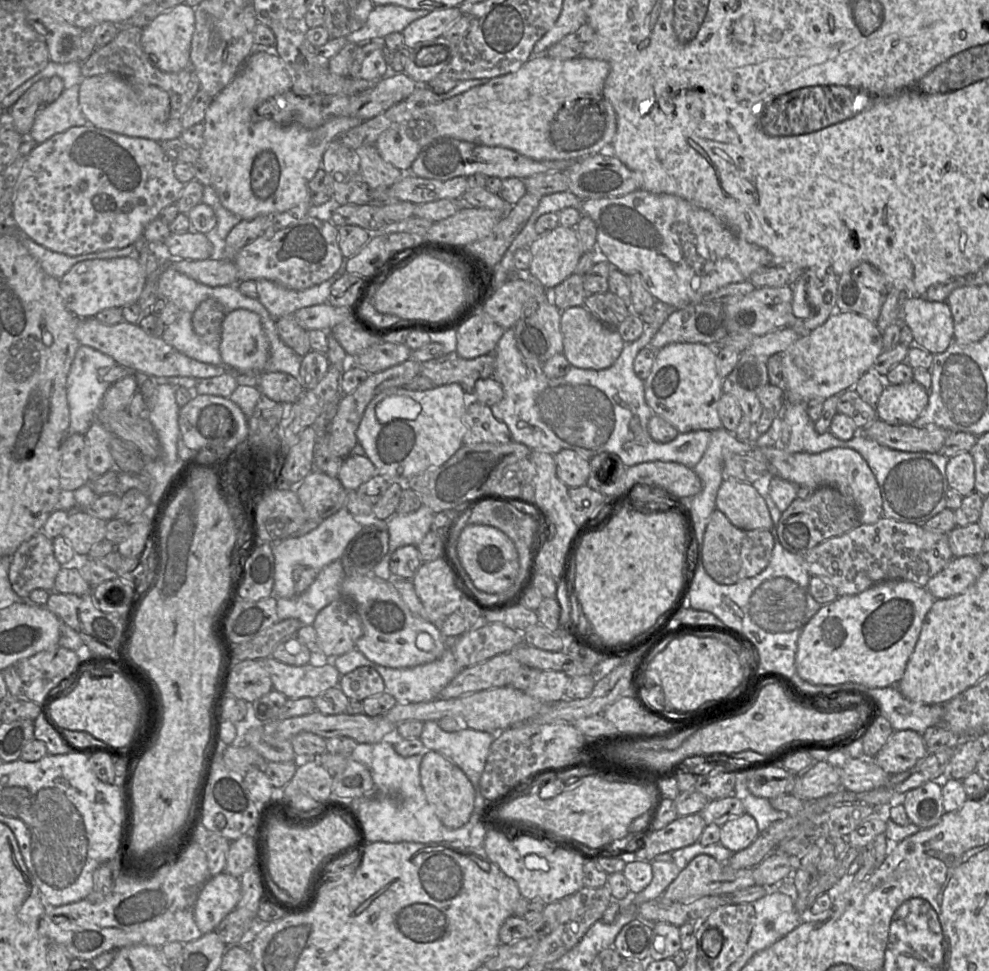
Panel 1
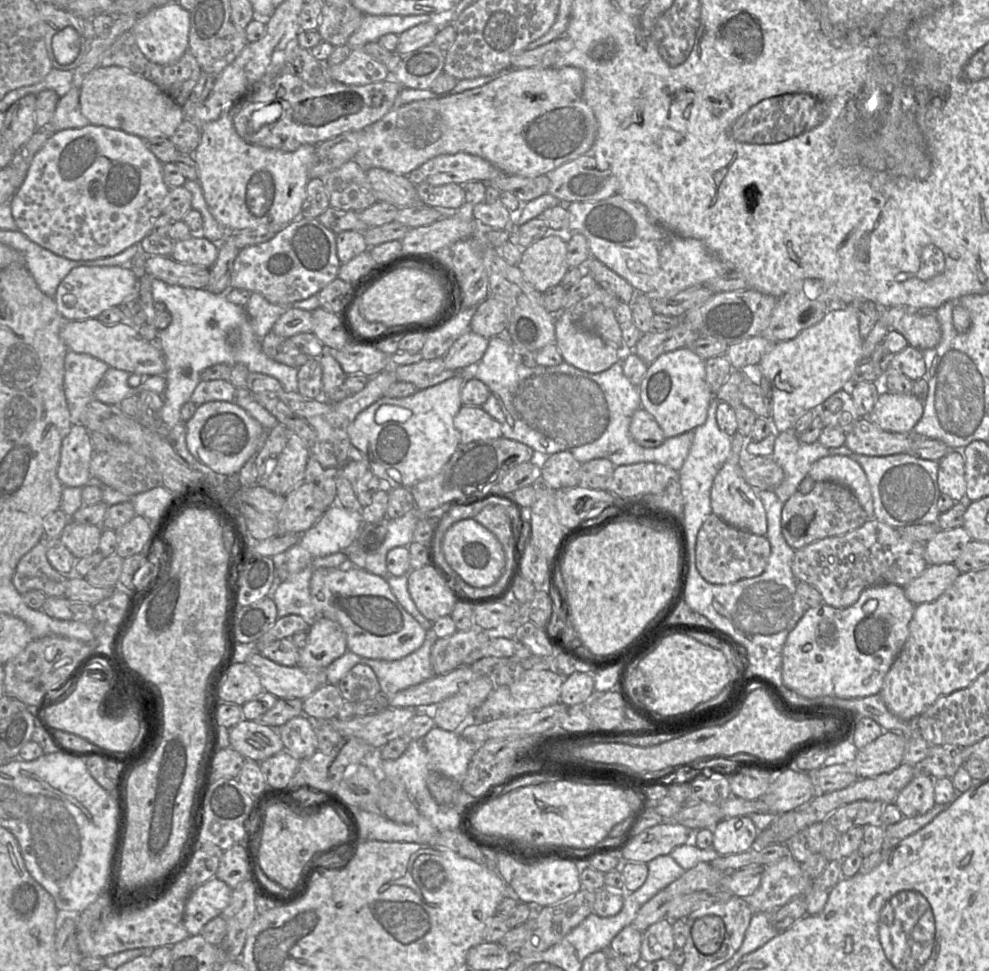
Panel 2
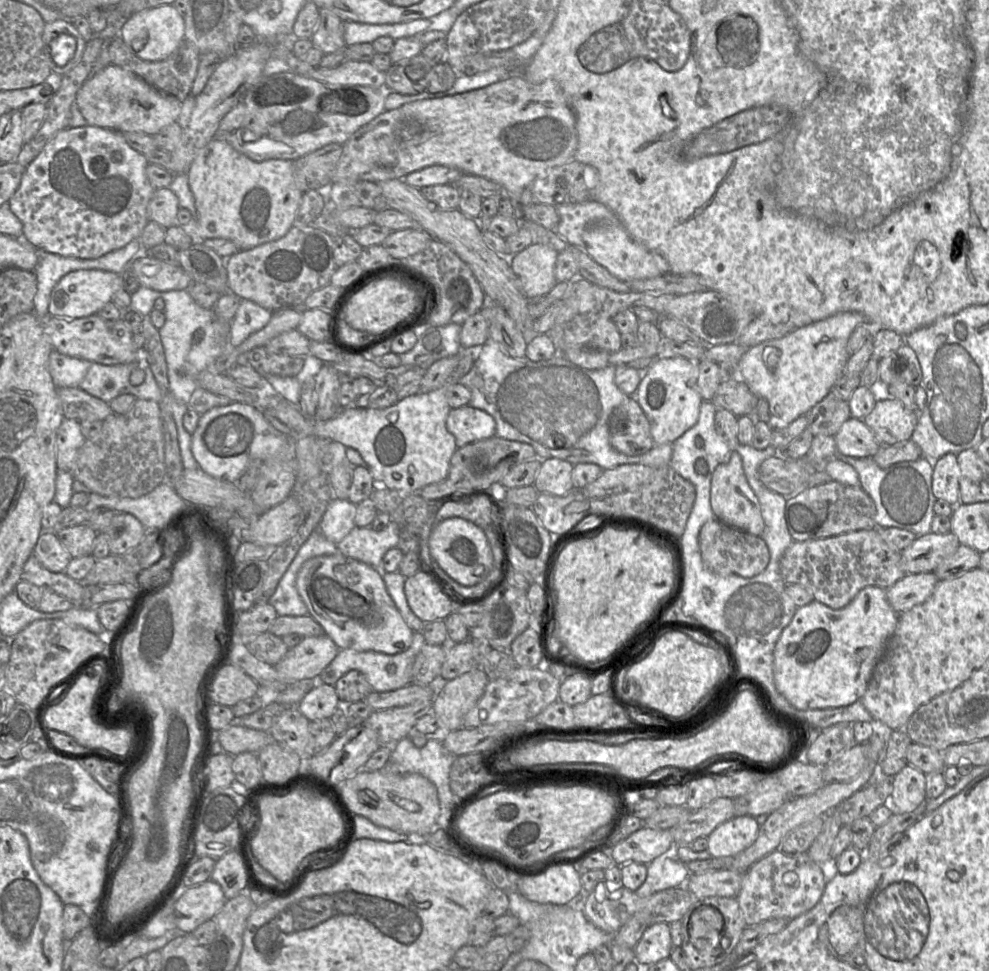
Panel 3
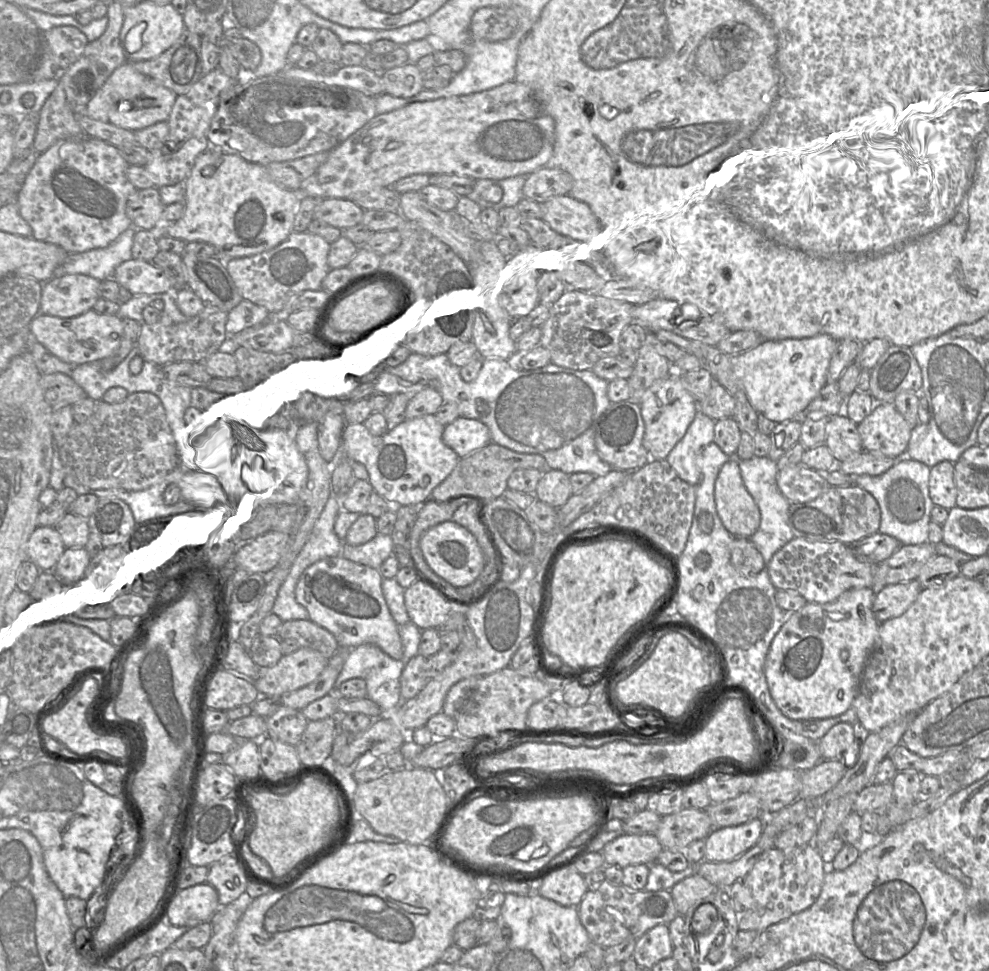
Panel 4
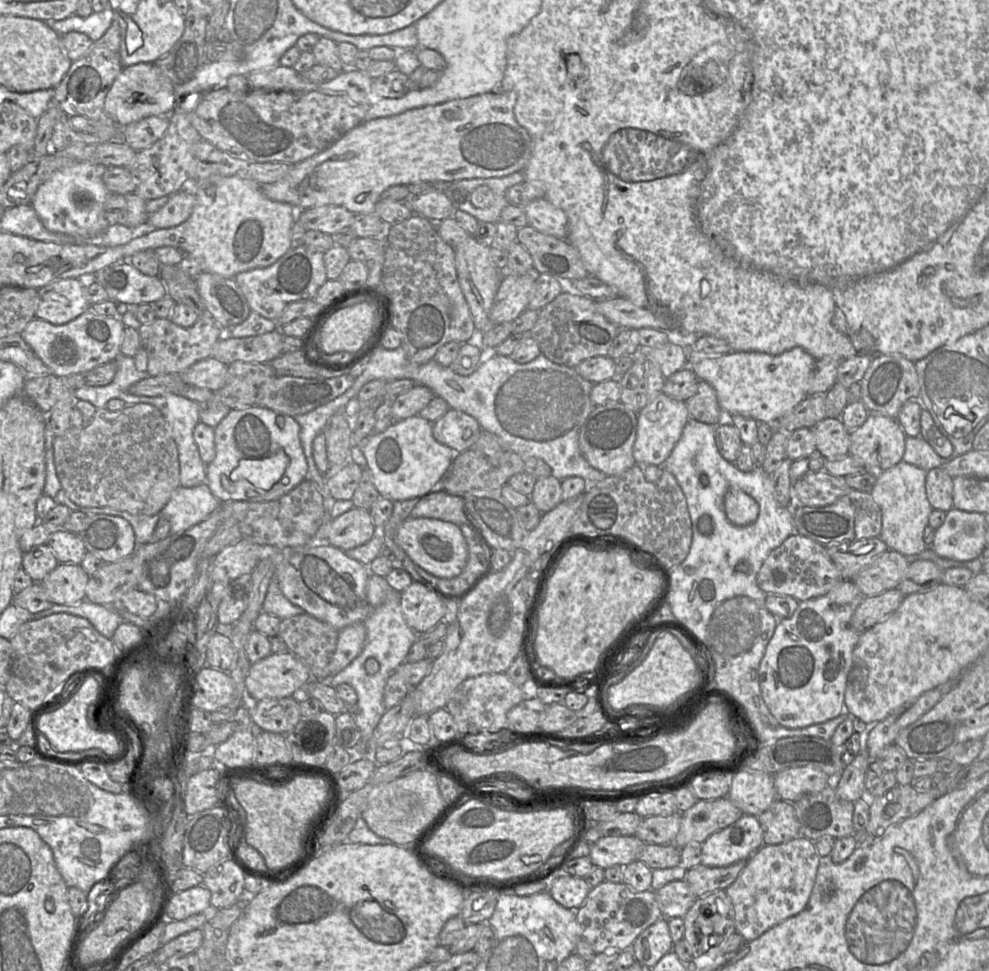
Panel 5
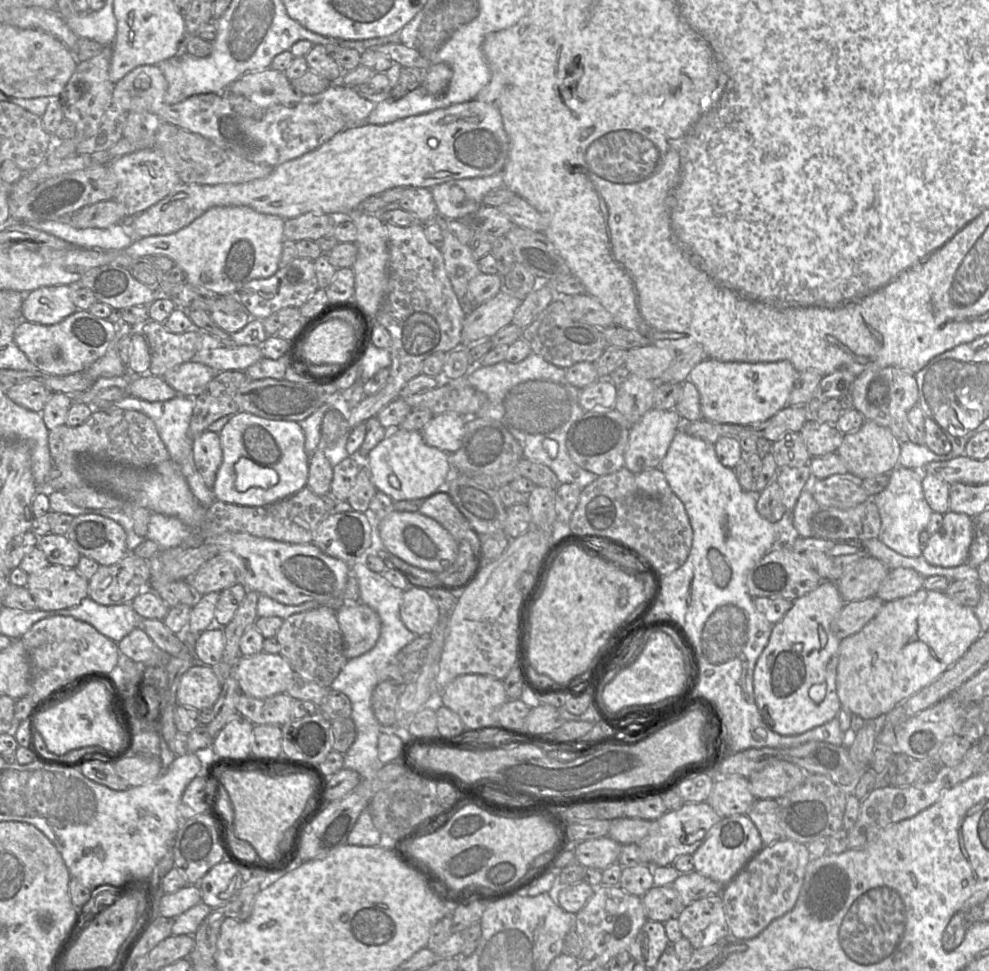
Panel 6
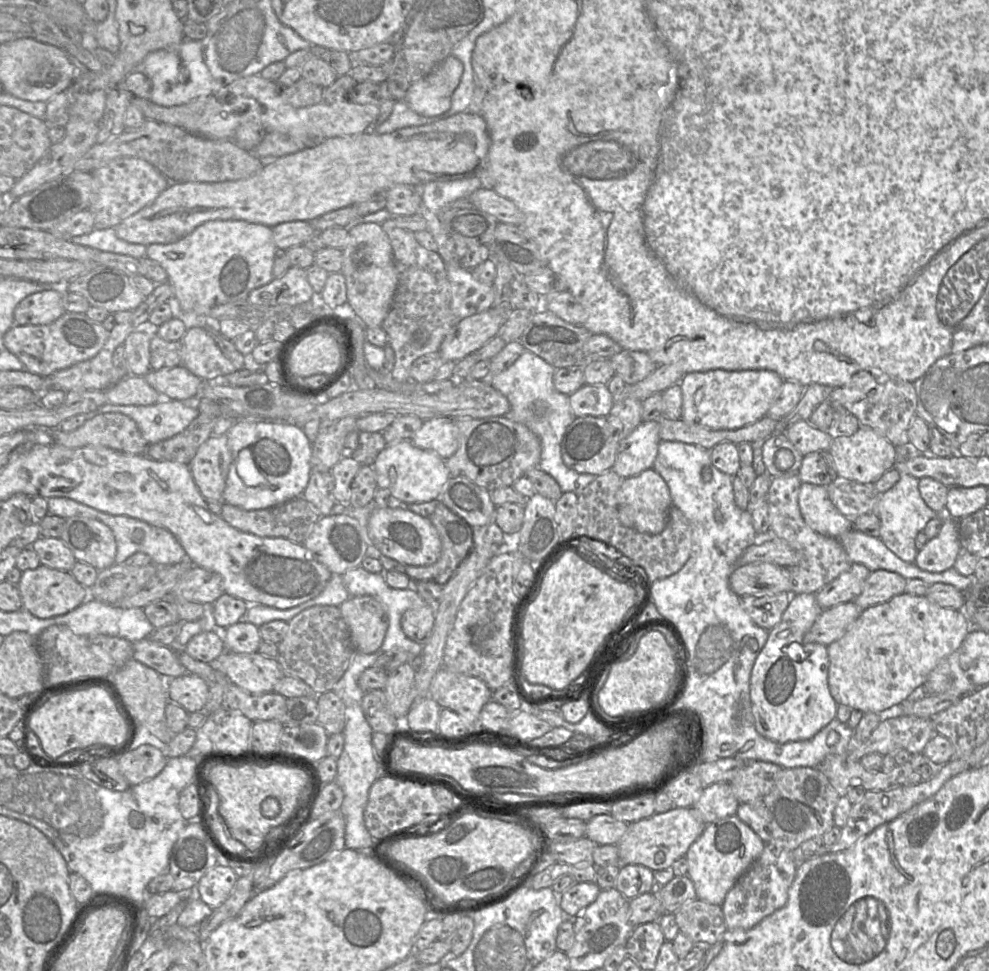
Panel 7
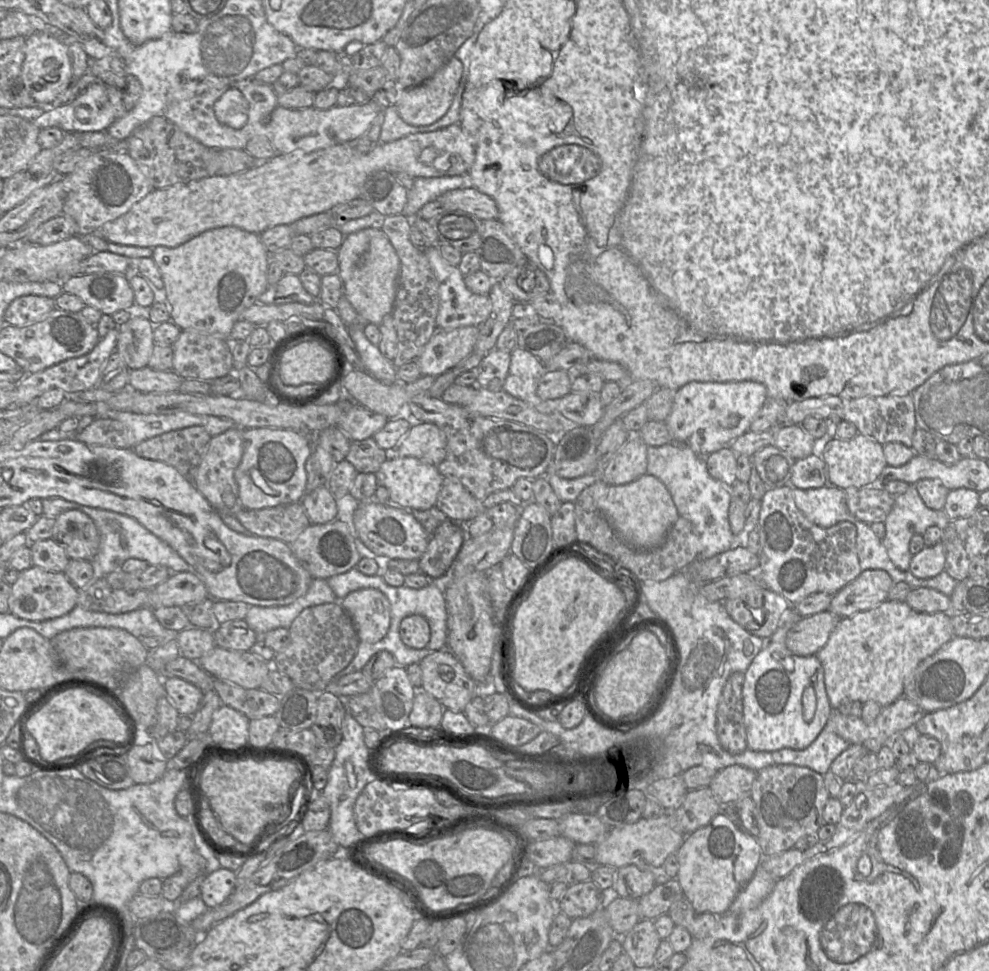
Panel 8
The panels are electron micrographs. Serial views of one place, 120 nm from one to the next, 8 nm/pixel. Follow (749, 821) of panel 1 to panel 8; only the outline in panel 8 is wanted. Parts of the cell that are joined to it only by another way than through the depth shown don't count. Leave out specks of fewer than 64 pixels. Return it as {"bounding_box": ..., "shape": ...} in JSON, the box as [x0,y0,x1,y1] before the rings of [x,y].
{"bounding_box":[672,812,762,915],"shape":[[[724,812],[719,813],[716,815],[711,822],[702,827],[697,829],[696,831],[692,832],[691,834],[688,834],[677,852],[675,853],[678,857],[679,861],[679,870],[677,877],[672,877],[672,878],[677,878],[682,889],[684,892],[685,897],[691,902],[692,906],[694,909],[698,912],[710,912],[715,915],[723,915],[728,912],[728,909],[735,899],[736,895],[738,892],[741,890],[741,888],[752,878],[756,868],[760,864],[762,860],[762,851],[760,848],[760,845],[757,841],[757,839],[752,836],[751,834],[747,833],[746,831],[742,830],[736,823],[734,823]]]}

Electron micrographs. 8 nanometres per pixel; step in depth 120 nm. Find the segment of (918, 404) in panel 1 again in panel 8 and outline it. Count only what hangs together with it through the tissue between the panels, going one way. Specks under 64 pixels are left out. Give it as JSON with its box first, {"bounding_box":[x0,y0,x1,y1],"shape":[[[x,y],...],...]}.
{"bounding_box":[822,433,887,489],"shape":[[[858,433],[851,439],[837,437],[828,440],[822,458],[827,465],[828,483],[840,489],[876,485],[882,470],[887,466],[883,445]]]}

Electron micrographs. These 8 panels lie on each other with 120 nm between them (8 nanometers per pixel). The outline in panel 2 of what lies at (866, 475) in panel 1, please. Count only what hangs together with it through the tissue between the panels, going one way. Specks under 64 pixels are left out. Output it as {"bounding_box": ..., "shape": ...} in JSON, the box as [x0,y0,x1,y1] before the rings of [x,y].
{"bounding_box":[808,455,874,519],"shape":[[[831,455],[813,463],[808,476],[815,482],[837,482],[849,488],[860,505],[874,519],[874,505],[871,489],[863,468],[856,461],[844,455]]]}

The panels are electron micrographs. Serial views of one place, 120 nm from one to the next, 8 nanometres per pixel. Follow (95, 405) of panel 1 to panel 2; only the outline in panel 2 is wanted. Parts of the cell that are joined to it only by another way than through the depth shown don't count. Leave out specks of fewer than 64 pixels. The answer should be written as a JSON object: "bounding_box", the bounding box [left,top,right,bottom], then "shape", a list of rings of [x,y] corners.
{"bounding_box":[64,350,109,421],"shape":[[[68,350],[64,360],[64,394],[74,421],[93,397],[93,392],[109,366],[84,353]]]}

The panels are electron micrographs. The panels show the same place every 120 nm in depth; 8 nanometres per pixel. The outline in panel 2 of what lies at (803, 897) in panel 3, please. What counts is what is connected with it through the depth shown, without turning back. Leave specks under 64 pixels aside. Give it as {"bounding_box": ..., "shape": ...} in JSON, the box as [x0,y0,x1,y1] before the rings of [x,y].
{"bounding_box":[744,855,830,916],"shape":[[[787,855],[776,862],[764,866],[760,885],[753,894],[744,899],[751,908],[753,916],[754,913],[772,913],[794,897],[804,895],[807,901],[806,914],[813,916],[823,910],[829,897],[829,891],[830,890],[814,890],[812,888],[812,880],[803,874],[800,863],[794,860],[790,855]]]}

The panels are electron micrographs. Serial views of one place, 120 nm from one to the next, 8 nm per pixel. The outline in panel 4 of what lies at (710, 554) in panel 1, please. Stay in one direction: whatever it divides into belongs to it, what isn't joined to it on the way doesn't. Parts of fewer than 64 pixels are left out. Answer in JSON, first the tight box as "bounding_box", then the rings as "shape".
{"bounding_box":[730,537,764,577],"shape":[[[735,537],[730,543],[730,562],[744,577],[754,577],[764,568],[761,552],[749,538]]]}

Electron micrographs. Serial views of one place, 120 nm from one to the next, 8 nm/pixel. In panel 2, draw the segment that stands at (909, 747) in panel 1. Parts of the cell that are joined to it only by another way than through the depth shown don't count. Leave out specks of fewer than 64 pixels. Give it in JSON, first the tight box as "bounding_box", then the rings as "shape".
{"bounding_box":[853,731,906,779],"shape":[[[884,731],[877,739],[858,750],[853,762],[858,779],[888,773],[901,764],[906,748],[905,736],[898,731]]]}

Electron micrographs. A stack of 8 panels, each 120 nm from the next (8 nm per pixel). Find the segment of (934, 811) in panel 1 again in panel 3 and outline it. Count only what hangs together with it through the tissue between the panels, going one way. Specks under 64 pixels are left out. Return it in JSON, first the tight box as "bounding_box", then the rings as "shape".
{"bounding_box":[889,765,926,813],"shape":[[[907,765],[891,780],[889,804],[894,813],[912,812],[926,801],[926,777],[918,768]]]}

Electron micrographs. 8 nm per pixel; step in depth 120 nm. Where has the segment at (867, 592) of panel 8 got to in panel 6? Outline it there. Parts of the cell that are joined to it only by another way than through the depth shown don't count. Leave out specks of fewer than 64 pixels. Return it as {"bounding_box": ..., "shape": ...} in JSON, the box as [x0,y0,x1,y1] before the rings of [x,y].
{"bounding_box":[876,568,926,603],"shape":[[[911,568],[890,570],[879,587],[876,596],[885,603],[907,597],[923,589],[926,578]]]}

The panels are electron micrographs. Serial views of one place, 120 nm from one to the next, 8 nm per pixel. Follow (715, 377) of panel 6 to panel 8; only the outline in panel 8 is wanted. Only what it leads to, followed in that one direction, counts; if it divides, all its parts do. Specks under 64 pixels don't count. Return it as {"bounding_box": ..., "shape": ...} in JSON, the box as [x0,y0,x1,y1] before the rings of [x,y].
{"bounding_box":[664,381,767,457],"shape":[[[758,381],[688,382],[675,391],[672,410],[664,421],[672,437],[671,443],[687,446],[706,457],[746,433],[767,399],[767,388]]]}

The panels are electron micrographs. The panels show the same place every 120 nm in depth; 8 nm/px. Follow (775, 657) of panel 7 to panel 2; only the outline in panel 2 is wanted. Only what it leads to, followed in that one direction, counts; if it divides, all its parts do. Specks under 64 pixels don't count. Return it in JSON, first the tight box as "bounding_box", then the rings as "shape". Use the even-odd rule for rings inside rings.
{"bounding_box":[782,584,915,699],"shape":[[[878,584],[864,589],[859,599],[847,608],[834,608],[825,603],[808,608],[789,633],[782,650],[784,685],[808,699],[825,696],[852,699],[879,694],[887,672],[909,636],[909,624],[915,607],[902,586]],[[871,599],[877,600],[878,604],[873,612],[868,613],[863,605]]]}

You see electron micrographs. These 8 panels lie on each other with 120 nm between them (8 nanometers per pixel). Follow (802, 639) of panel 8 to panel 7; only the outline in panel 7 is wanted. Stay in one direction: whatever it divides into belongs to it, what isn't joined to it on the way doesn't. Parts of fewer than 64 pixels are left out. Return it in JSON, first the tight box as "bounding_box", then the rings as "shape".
{"bounding_box":[804,602,863,646],"shape":[[[854,602],[823,609],[812,627],[805,633],[804,642],[828,646],[847,632],[862,611],[863,609]]]}

